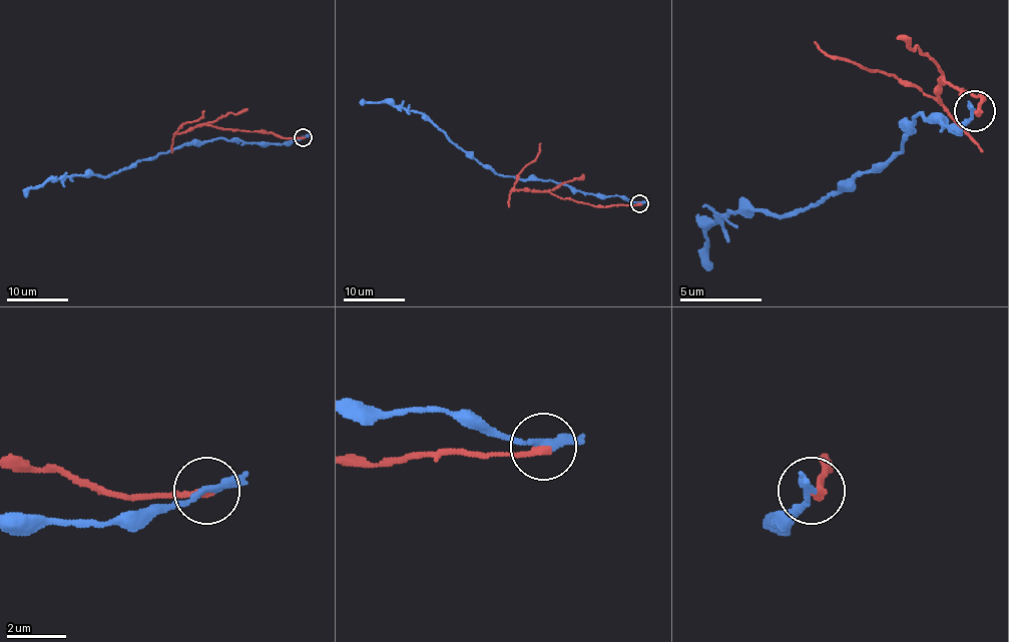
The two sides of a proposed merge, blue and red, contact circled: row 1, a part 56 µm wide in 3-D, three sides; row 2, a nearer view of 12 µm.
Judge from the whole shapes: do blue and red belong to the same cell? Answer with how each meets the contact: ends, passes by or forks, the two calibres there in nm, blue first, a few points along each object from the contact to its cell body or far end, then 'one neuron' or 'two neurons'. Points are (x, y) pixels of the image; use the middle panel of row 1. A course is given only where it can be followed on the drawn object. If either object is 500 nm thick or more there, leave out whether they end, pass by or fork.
blue passes by | red ends | 240/240 nm | blue via (639, 203), (619, 196), (573, 191), (555, 182), (496, 174), (419, 112), (381, 102), (362, 105) | red via (639, 203), (599, 206), (561, 199), (549, 191), (515, 189), (516, 176), (538, 154), (541, 143) | two neurons

